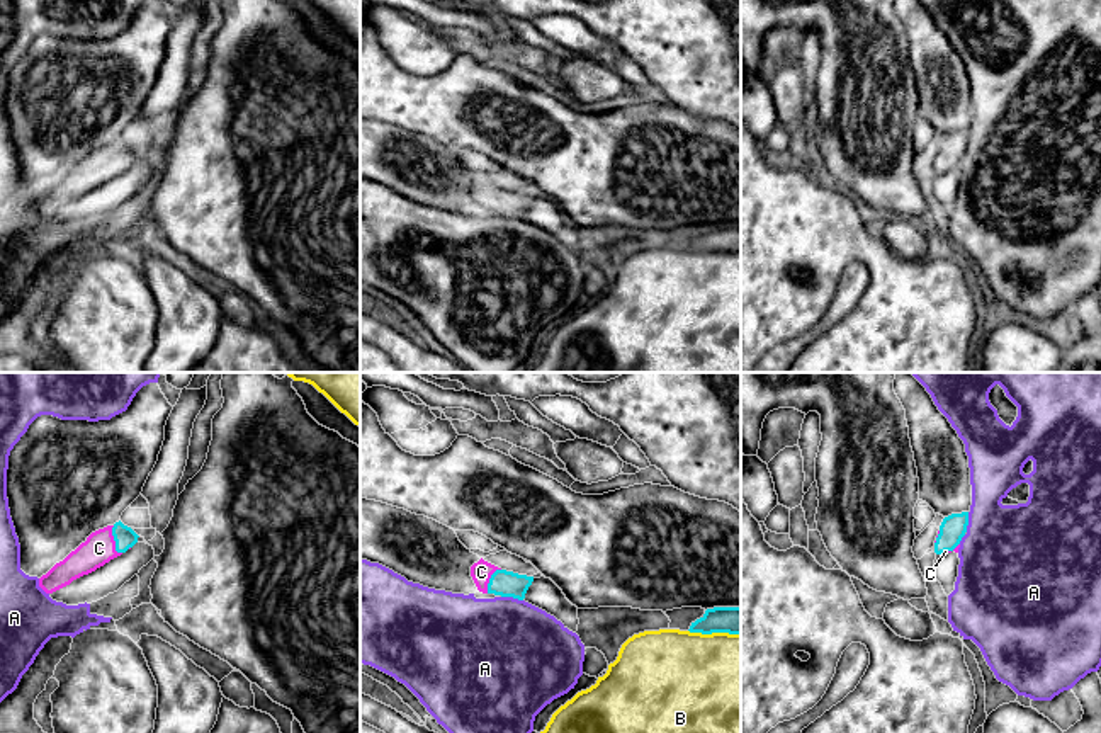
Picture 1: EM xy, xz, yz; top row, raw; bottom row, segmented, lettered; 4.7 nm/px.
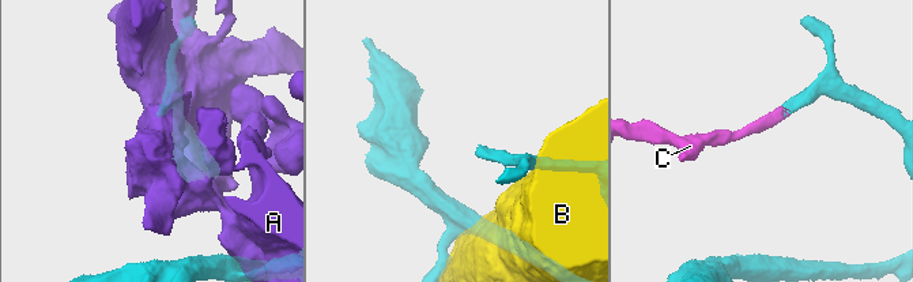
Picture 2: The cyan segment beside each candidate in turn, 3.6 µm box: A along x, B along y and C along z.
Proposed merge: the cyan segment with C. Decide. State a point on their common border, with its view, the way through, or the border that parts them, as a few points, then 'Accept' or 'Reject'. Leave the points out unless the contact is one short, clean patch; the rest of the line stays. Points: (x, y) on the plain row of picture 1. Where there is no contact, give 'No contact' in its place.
Touches cyan at xy (114, 159). Path across: xy (124, 155), (114, 159), (99, 167). Accept

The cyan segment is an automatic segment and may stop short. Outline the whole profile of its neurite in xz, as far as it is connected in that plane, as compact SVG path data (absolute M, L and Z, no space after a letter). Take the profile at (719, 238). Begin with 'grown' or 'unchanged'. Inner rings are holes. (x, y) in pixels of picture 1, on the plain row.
unchanged; M714 226L707 228L705 233L692 241L690 252L729 252L741 253L741 226Z

